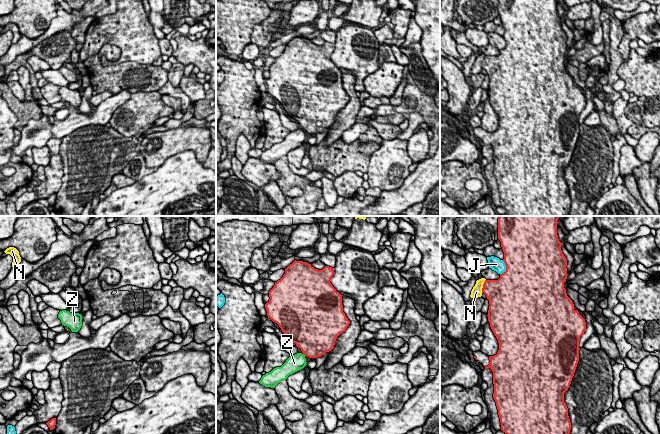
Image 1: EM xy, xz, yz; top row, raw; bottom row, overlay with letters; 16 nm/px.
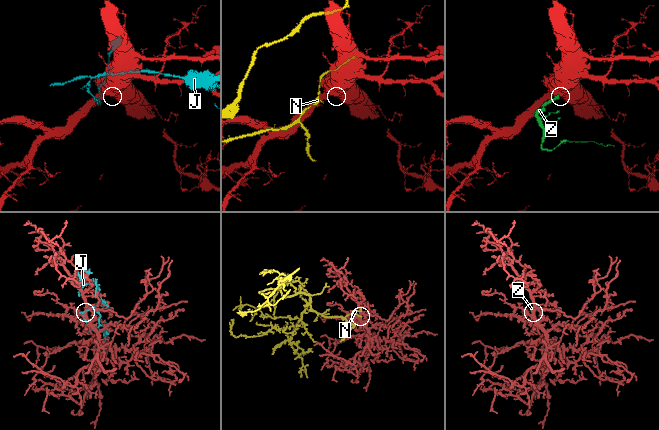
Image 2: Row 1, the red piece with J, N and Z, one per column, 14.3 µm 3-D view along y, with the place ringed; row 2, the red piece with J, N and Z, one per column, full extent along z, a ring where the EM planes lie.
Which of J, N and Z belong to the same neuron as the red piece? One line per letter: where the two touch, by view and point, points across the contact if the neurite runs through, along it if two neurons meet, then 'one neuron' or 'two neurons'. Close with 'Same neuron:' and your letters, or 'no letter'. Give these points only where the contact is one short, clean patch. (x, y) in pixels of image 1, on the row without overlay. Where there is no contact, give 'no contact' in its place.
J: contact yz (506, 44); two neurons
N: contact yz (483, 62); two neurons
Z: contact xz (304, 130); way xz (314, 118), (304, 130), (294, 139); one neuron
Same neuron: Z

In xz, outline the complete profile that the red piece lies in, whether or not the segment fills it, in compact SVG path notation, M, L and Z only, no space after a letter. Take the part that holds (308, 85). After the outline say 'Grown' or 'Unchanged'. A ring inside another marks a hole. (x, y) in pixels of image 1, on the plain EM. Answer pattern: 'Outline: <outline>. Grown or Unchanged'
Outline: M294 37L285 45L283 53L275 58L269 67L269 77L265 80L267 92L277 99L289 117L296 120L302 129L309 134L317 134L334 124L337 113L346 107L350 97L343 88L342 71L331 60L334 44L325 42L322 46L315 45L311 40Z. Unchanged

